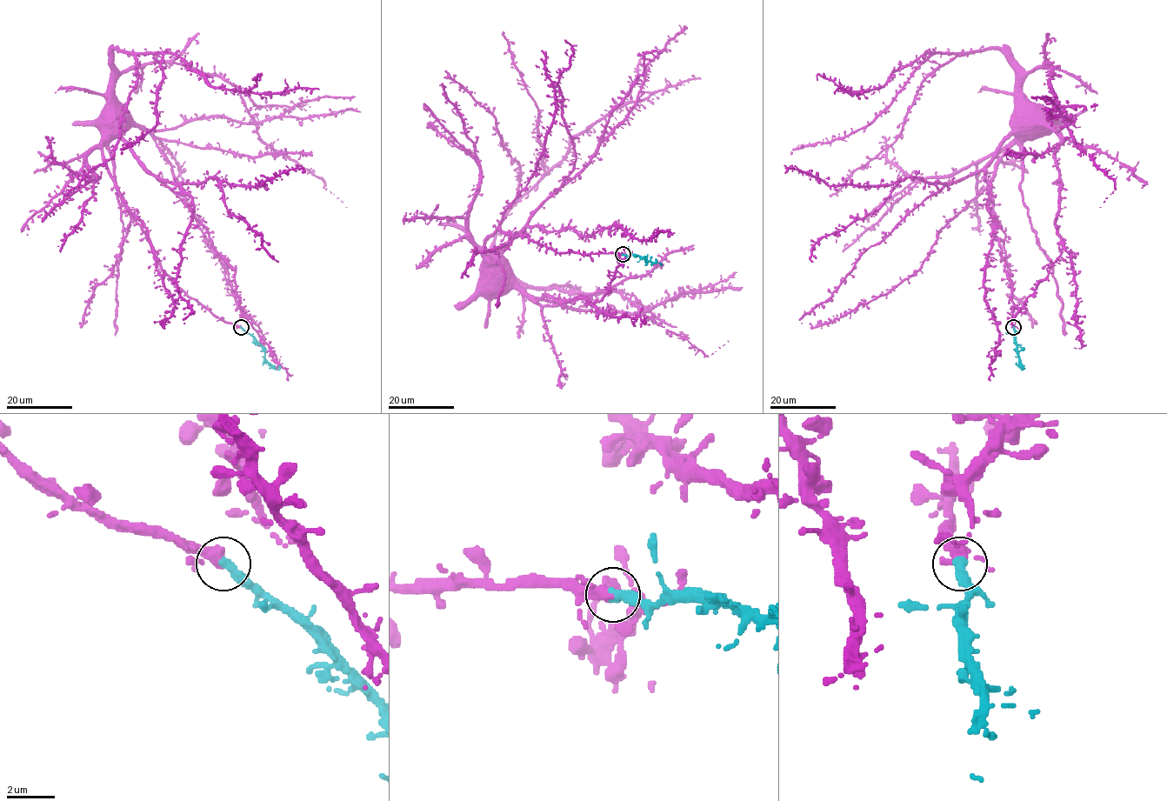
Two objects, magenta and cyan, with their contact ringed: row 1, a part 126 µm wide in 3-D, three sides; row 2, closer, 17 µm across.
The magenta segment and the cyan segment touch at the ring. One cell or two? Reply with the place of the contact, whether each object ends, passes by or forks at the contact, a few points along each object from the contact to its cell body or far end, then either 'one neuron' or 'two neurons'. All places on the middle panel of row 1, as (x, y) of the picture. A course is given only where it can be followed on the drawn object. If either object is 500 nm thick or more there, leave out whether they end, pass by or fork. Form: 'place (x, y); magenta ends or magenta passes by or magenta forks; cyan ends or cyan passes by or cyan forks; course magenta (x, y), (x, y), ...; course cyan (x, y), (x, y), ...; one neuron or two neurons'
place (623, 254); magenta passes by; cyan ends; course magenta (622, 255), (556, 252), (527, 236), (514, 236), (499, 230), (484, 244), (484, 253), (503, 267), (499, 269); course cyan (622, 255), (642, 256), (662, 265); one neuron

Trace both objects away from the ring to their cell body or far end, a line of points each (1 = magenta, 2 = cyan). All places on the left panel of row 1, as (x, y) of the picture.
1: (240, 328), (220, 320), (190, 297), (162, 268), (117, 188), (103, 153), (103, 145), (121, 131), (117, 123)
2: (240, 328), (260, 345), (270, 363), (276, 370), (280, 365)

